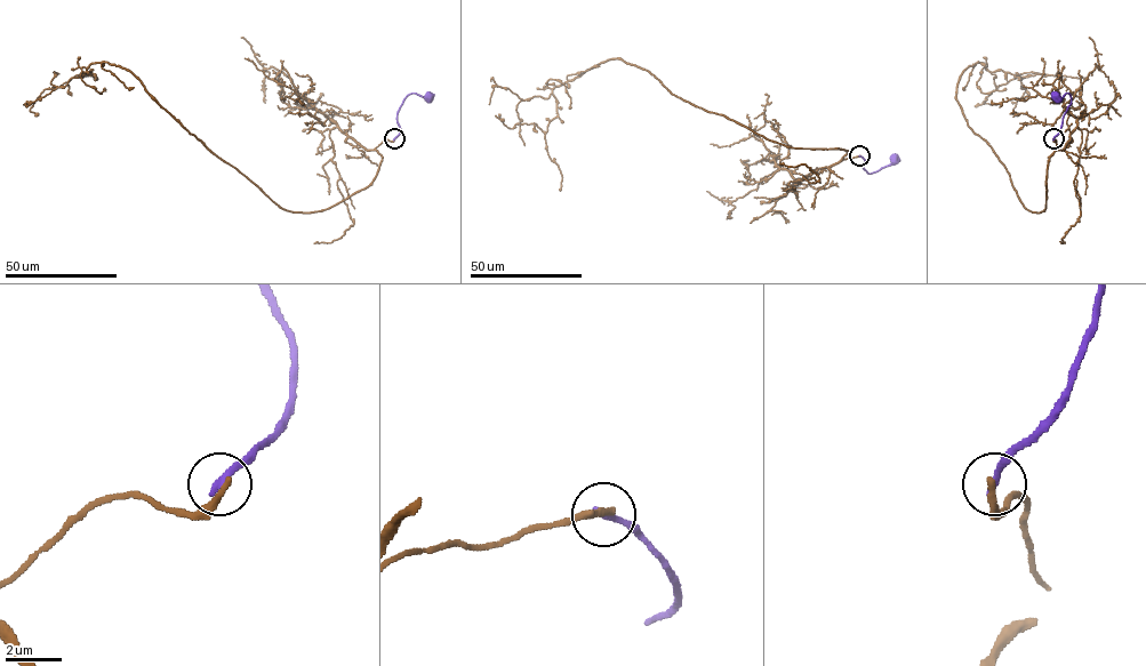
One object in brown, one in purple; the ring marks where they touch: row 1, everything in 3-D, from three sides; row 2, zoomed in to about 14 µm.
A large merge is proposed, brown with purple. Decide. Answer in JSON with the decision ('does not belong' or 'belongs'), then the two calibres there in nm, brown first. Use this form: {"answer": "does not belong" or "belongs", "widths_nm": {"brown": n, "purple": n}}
{"answer": "does not belong", "widths_nm": {"brown": 260, "purple": 280}}

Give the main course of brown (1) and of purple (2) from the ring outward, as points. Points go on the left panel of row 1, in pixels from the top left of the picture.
1: (394, 139), (375, 149), (368, 185), (293, 213), (118, 65), (43, 90), (38, 114)
2: (394, 139), (400, 131), (397, 112), (403, 101), (415, 93), (429, 97)

